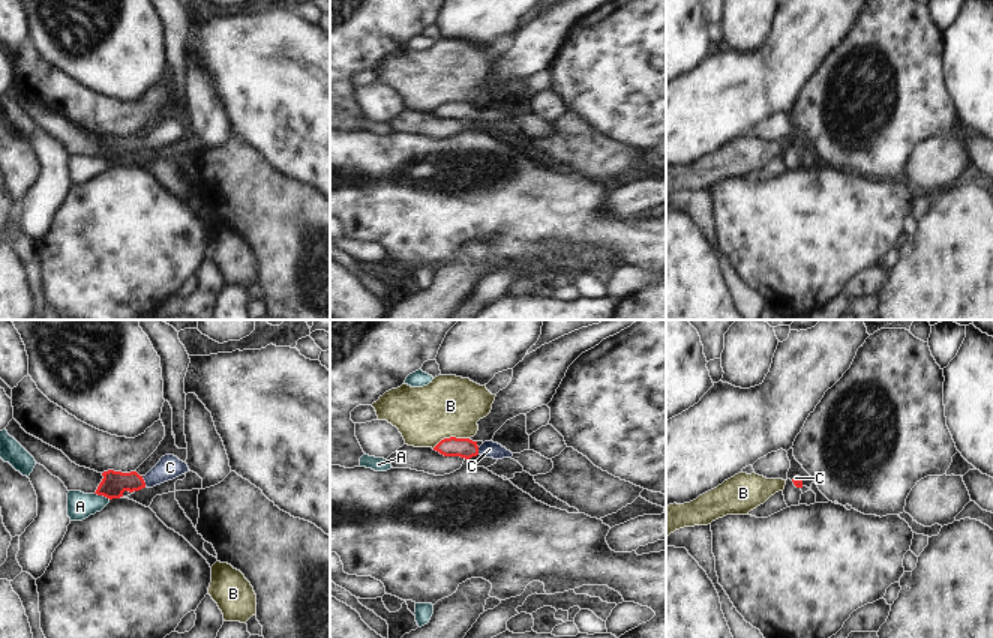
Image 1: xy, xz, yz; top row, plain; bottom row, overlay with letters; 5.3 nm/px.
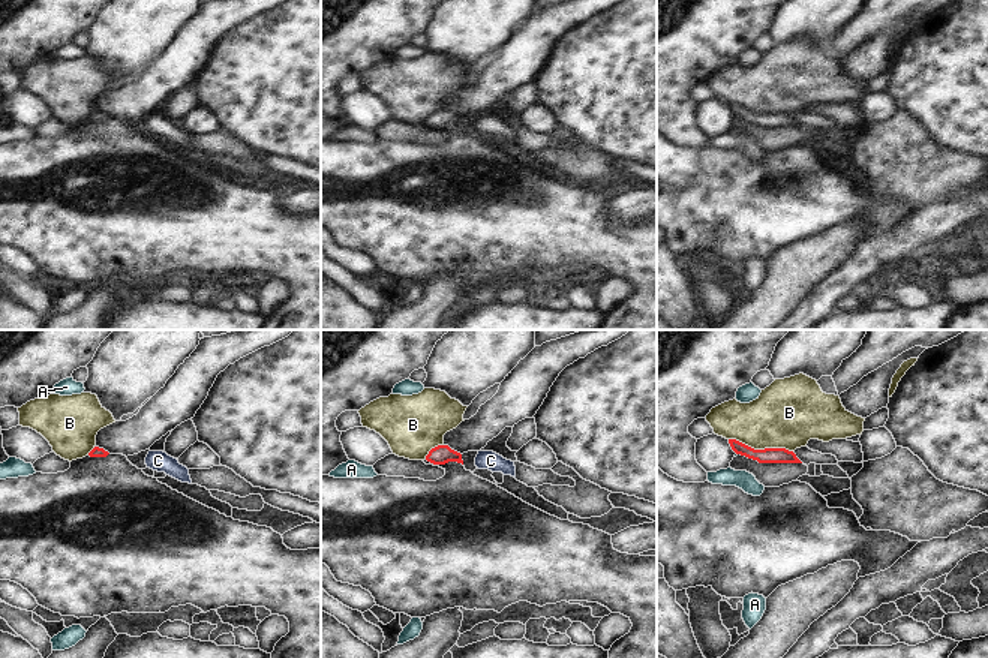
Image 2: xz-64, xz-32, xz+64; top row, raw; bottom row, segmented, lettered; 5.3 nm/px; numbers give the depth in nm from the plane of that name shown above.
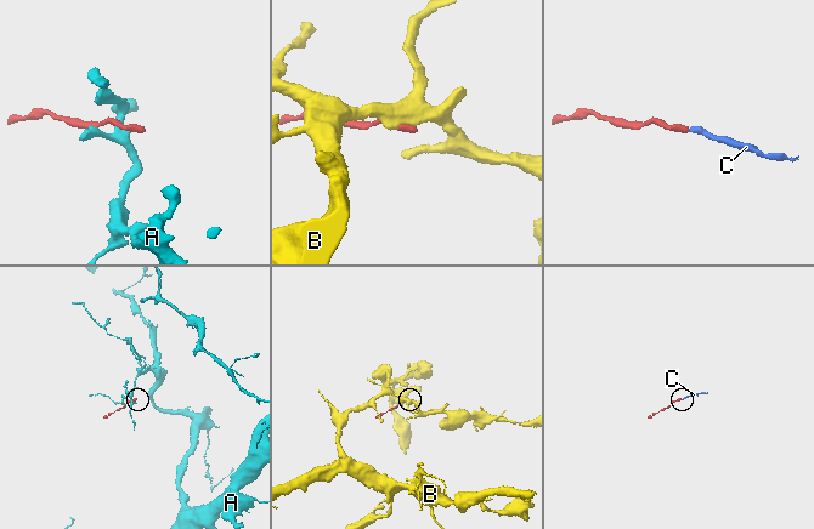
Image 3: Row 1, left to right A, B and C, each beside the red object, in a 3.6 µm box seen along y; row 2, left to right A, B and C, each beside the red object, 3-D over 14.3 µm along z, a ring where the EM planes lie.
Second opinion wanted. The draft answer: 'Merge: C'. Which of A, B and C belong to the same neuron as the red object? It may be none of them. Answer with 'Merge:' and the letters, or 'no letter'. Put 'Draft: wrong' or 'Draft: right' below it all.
Merge: C
Draft: right

